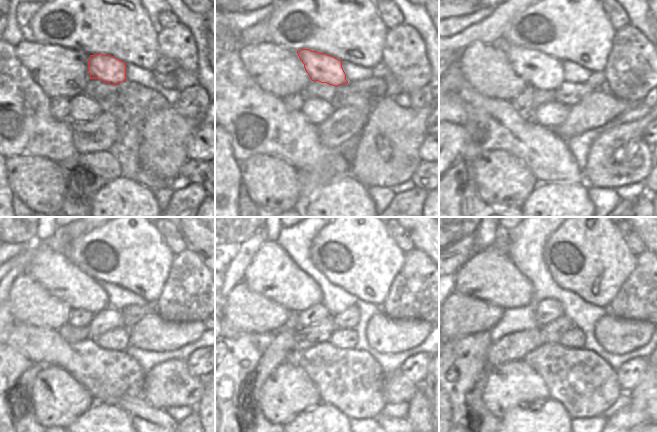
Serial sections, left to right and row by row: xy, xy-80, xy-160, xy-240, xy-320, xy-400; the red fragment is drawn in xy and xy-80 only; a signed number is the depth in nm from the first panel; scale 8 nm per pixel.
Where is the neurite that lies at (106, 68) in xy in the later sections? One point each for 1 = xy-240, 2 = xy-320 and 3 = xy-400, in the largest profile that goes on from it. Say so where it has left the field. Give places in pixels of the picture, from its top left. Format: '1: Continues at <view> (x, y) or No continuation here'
1: Continues at xy-240 (52, 269)
2: Continues at xy-320 (272, 273)
3: Continues at xy-400 (490, 275)

